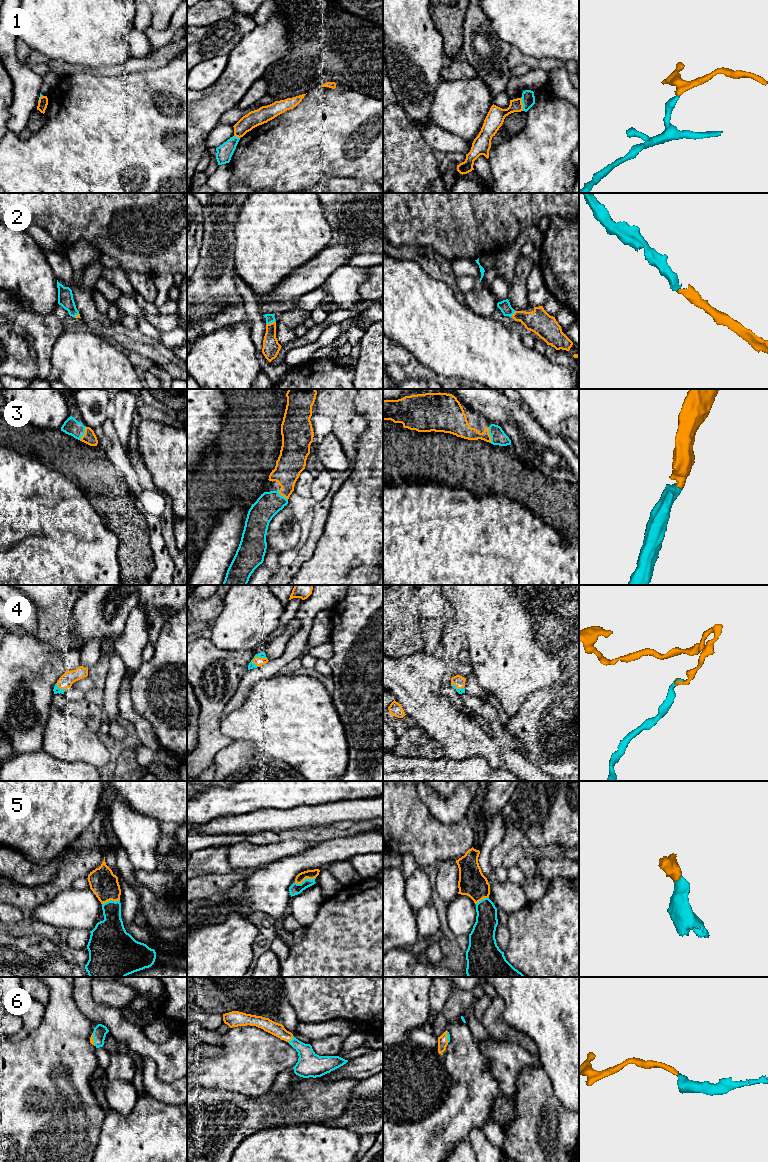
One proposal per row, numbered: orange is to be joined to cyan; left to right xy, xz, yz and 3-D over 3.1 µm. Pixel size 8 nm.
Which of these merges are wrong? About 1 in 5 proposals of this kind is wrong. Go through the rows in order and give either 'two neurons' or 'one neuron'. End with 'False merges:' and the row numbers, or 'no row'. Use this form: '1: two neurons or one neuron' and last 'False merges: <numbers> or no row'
1: two neurons
2: one neuron
3: one neuron
4: one neuron
5: one neuron
6: one neuron
False merges: 1

